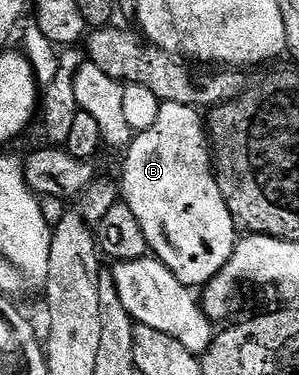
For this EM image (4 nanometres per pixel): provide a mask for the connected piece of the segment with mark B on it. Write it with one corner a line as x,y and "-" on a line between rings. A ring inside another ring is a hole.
161,102
153,123
138,133
124,151
125,163
121,166
119,194
126,206
131,208
139,228
147,240
152,257
159,259
190,288
204,288
209,281
221,273
227,260
231,260
233,249
239,241
239,231
231,212
219,192
217,176
213,172
211,147
207,137
207,126
192,106

